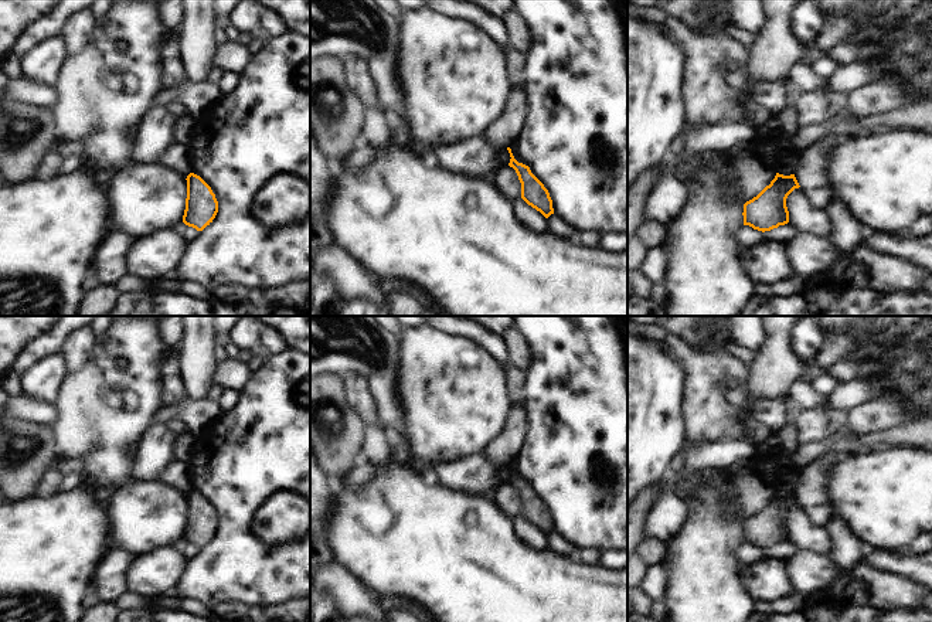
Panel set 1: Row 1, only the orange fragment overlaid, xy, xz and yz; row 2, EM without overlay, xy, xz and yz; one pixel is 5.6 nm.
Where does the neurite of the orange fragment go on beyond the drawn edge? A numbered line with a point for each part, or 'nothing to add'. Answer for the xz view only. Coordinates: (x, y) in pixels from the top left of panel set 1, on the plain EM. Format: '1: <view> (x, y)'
nothing to add

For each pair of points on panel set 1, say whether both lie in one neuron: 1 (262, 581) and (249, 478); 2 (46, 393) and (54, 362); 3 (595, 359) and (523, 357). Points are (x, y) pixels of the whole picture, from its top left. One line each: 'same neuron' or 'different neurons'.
1: same neuron
2: same neuron
3: different neurons

